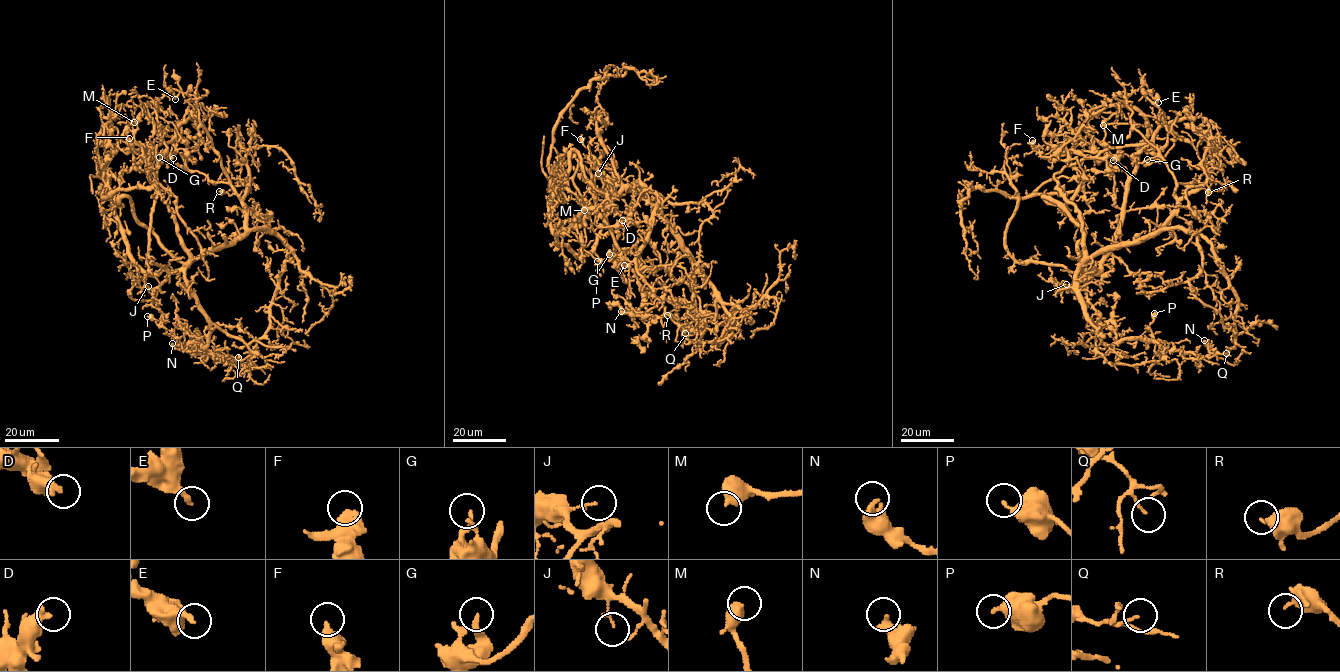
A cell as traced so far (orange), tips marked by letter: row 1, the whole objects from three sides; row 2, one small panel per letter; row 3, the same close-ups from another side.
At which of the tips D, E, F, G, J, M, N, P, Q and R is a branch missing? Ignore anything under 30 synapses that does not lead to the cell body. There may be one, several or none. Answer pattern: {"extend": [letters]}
{"extend": []}

